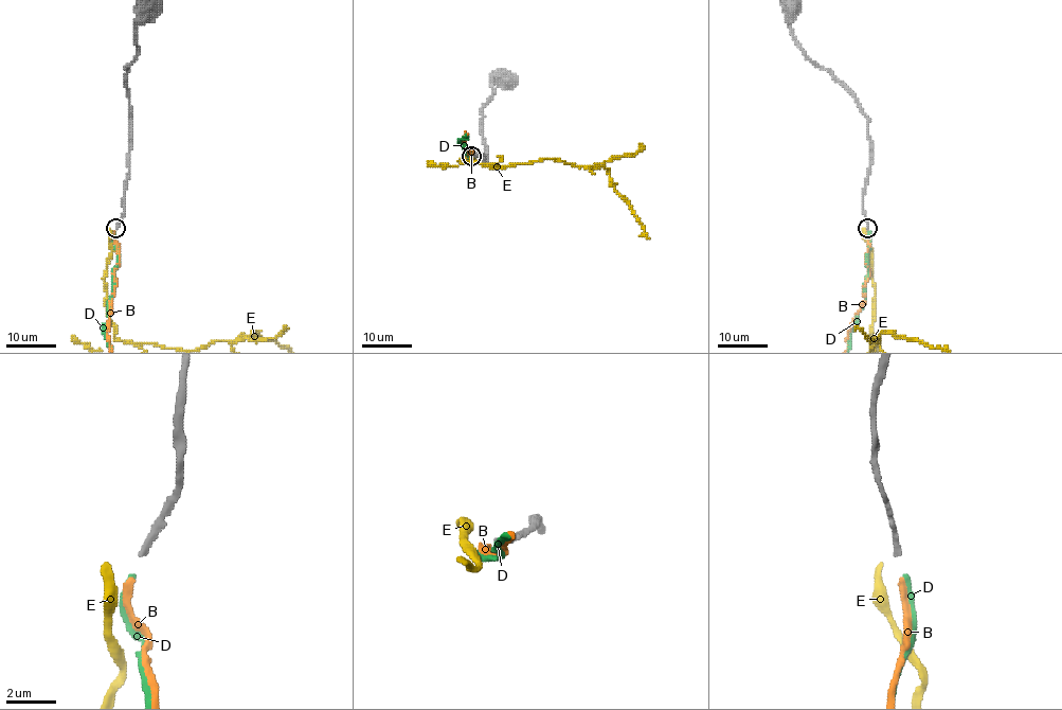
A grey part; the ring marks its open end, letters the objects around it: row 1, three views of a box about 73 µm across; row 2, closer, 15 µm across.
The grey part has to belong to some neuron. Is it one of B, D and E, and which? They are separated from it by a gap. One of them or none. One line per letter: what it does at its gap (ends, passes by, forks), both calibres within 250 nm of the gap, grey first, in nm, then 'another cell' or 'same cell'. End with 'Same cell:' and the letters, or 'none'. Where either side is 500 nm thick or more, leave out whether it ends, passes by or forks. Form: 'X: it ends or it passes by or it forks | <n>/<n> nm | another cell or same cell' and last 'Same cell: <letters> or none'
B: it ends | 240/240 nm | same cell
D: it ends | 240/200 nm | another cell
E: it ends | 240/320 nm | another cell
Same cell: B

